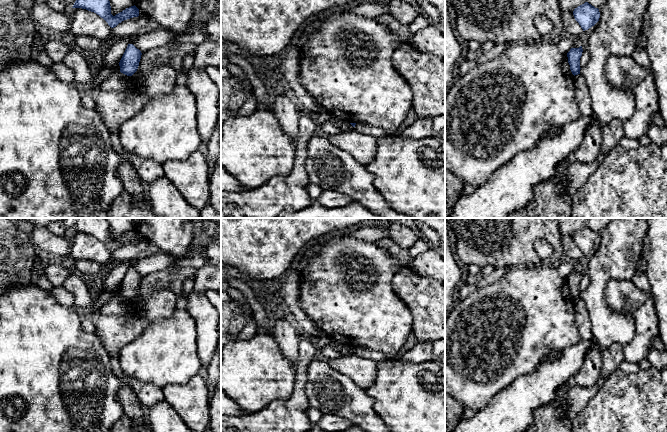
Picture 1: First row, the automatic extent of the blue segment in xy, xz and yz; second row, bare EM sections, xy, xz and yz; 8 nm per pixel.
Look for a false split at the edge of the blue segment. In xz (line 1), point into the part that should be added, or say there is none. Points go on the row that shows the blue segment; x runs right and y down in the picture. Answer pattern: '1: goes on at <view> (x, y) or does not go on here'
1: does not go on here

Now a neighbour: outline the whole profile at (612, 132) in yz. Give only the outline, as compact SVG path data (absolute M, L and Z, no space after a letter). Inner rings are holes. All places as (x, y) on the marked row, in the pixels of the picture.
M614 119L602 127L602 148L600 153L609 154L624 137L623 122Z

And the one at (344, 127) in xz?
M336 118L330 119L329 122L336 125L341 130L341 133L346 133L354 130L354 127L350 123L345 123Z

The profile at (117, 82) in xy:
M115 72L108 76L100 85L101 91L129 93L131 91L130 76Z

